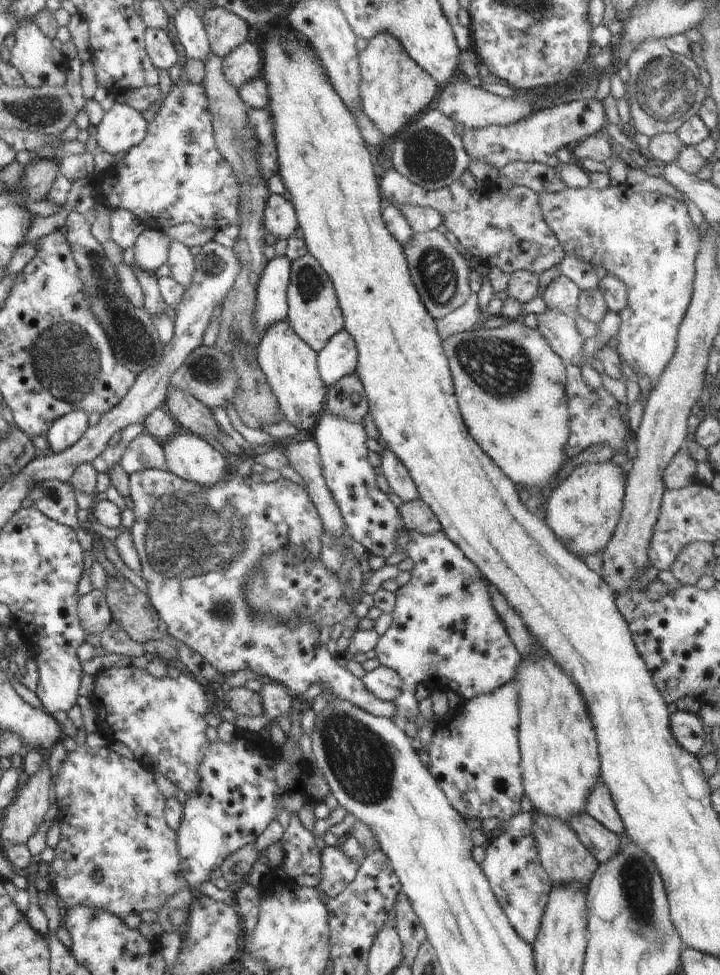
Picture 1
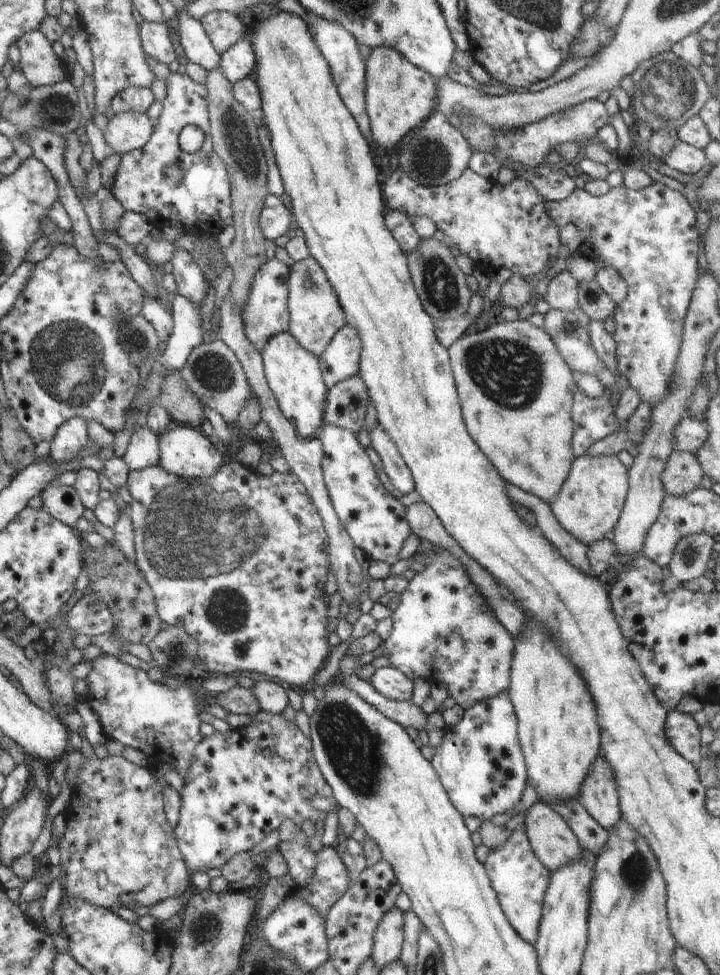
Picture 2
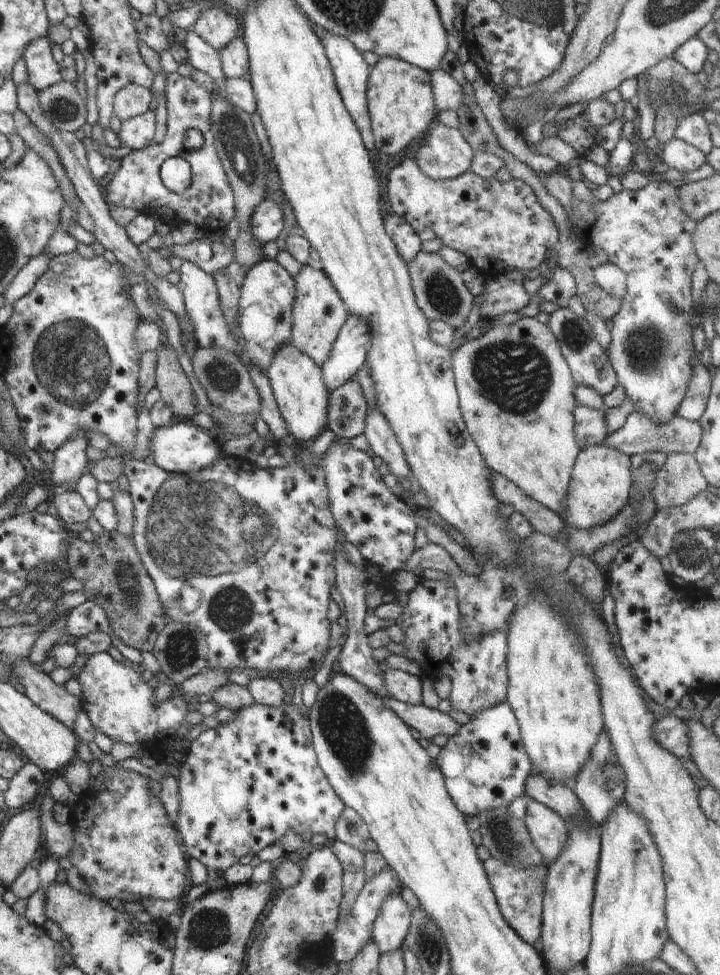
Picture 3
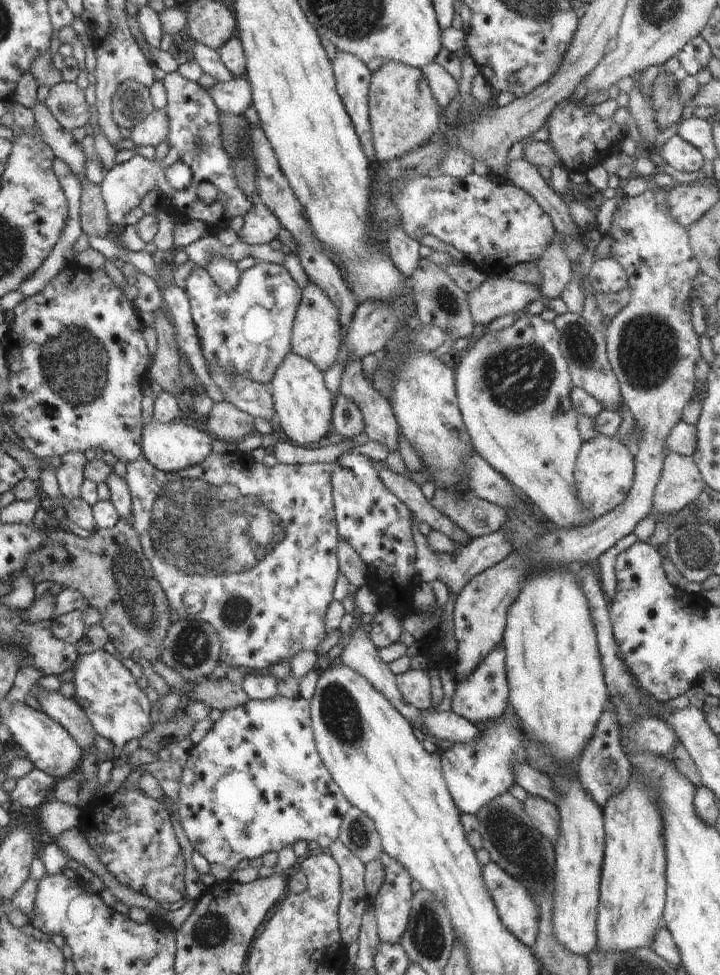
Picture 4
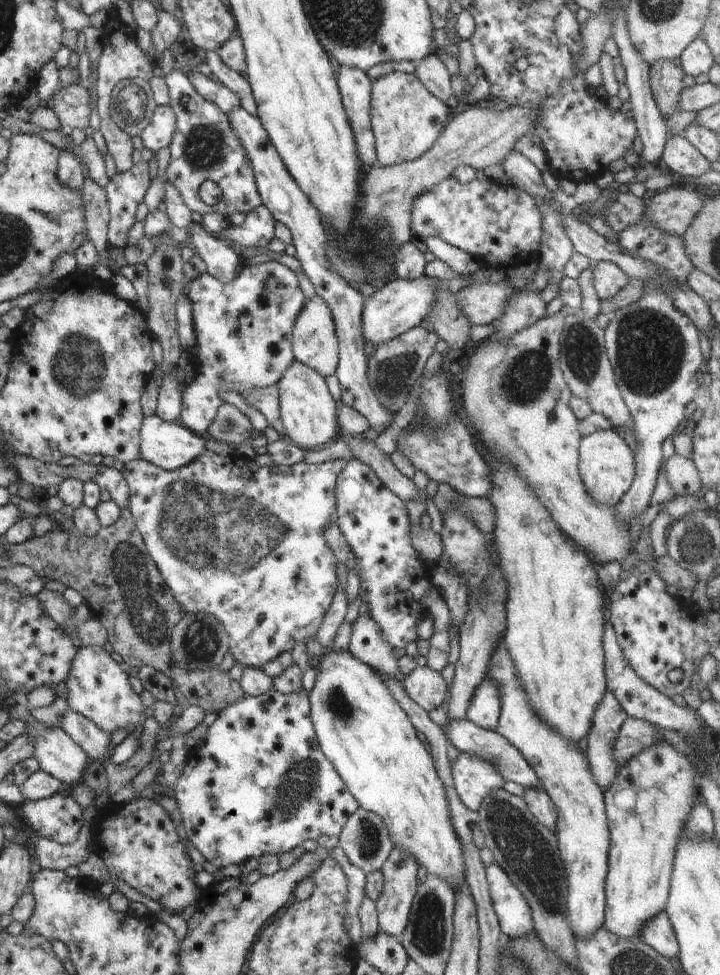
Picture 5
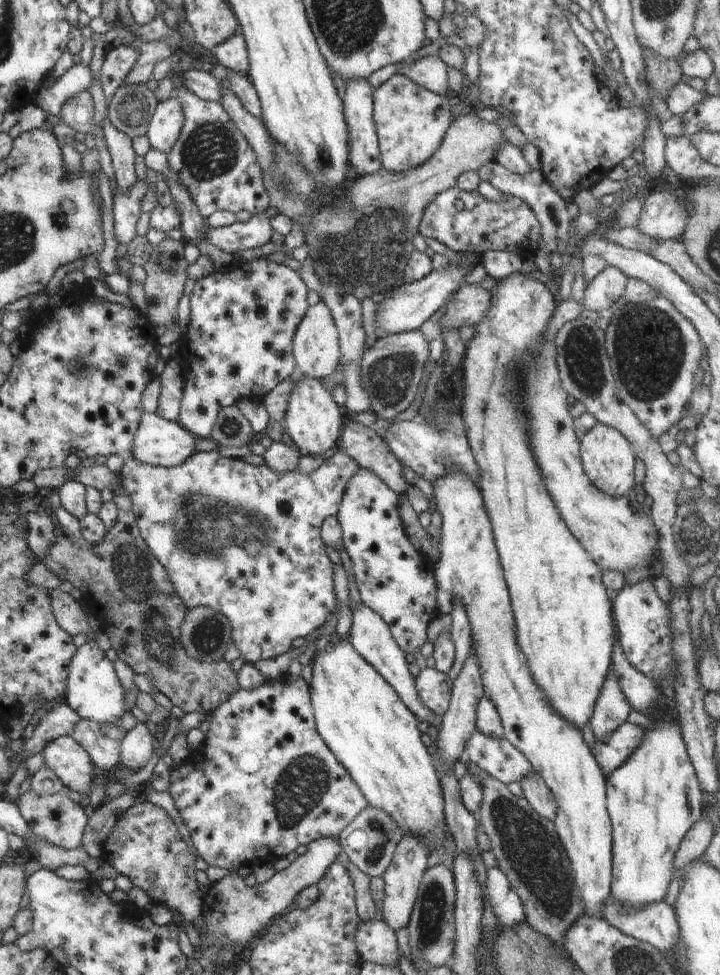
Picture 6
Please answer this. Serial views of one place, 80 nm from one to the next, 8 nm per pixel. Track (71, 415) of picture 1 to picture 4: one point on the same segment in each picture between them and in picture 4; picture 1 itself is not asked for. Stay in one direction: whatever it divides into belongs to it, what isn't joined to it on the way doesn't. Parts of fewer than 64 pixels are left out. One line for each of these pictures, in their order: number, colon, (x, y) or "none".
2: (71, 439)
3: (70, 462)
4: (70, 475)

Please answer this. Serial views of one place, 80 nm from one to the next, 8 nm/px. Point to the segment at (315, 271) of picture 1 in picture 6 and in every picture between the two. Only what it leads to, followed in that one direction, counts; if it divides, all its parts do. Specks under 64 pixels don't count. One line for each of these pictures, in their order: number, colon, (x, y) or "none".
2: (315, 314)
3: (319, 313)
4: (316, 337)
5: (314, 342)
6: (316, 347)

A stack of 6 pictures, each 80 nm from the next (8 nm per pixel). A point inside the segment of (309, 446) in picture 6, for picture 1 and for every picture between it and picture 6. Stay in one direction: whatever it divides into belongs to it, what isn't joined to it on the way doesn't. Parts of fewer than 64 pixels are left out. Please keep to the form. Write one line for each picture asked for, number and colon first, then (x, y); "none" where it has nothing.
1: (290, 366)
2: (294, 376)
3: (302, 398)
4: (303, 404)
5: (309, 413)

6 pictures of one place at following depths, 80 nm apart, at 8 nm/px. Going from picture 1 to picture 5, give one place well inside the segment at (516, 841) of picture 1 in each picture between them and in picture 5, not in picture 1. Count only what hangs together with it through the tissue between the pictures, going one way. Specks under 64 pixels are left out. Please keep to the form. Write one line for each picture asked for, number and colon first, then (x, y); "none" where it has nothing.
2: (520, 880)
3: (519, 892)
4: (517, 911)
5: (514, 916)

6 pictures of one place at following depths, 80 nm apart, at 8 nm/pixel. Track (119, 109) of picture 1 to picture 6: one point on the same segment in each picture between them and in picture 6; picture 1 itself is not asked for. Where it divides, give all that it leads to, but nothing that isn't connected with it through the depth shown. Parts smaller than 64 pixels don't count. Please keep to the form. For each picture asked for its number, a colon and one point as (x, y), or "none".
2: (128, 131)
3: (138, 132)
4: (152, 130)
5: (158, 134)
6: (166, 123)

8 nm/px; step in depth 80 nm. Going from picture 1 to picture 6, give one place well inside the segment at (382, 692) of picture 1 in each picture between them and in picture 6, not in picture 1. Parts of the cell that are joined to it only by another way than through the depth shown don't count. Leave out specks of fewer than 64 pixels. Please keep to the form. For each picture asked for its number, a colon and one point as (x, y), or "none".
2: (391, 682)
3: (403, 686)
4: (414, 685)
5: (426, 687)
6: (434, 688)

